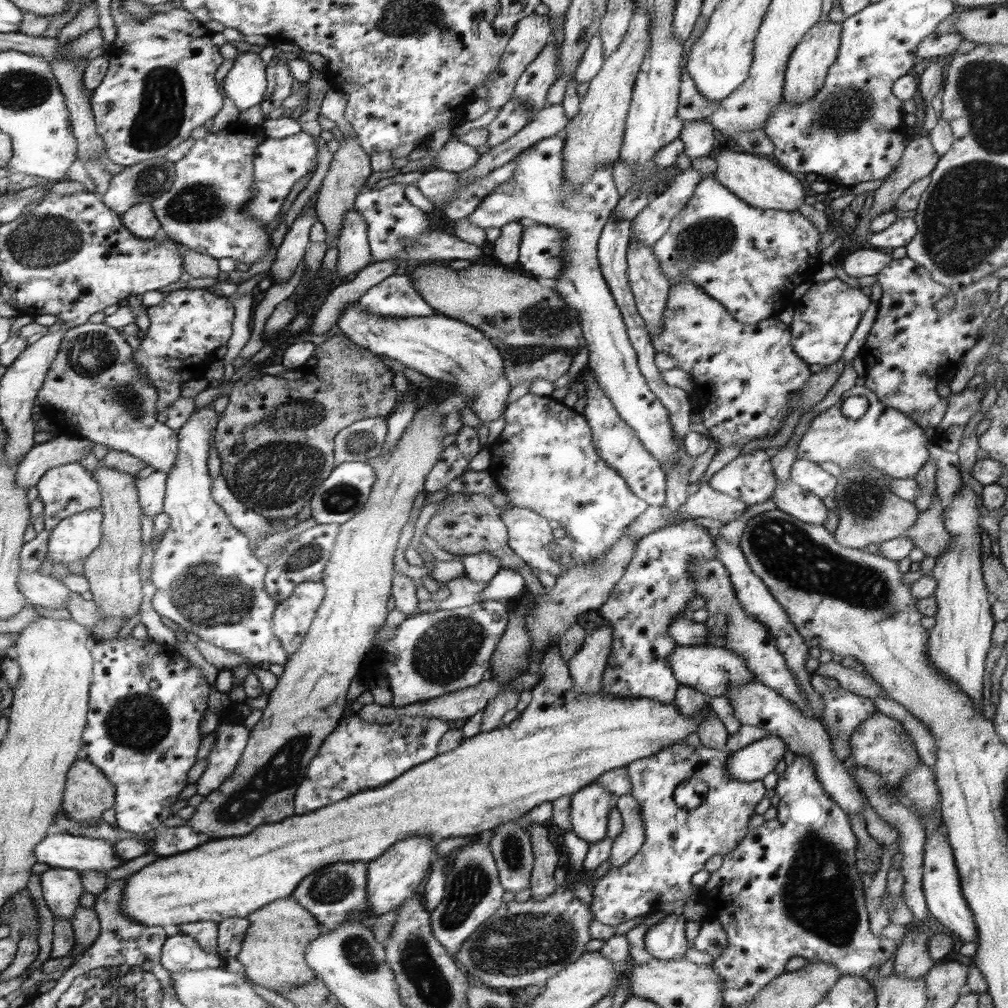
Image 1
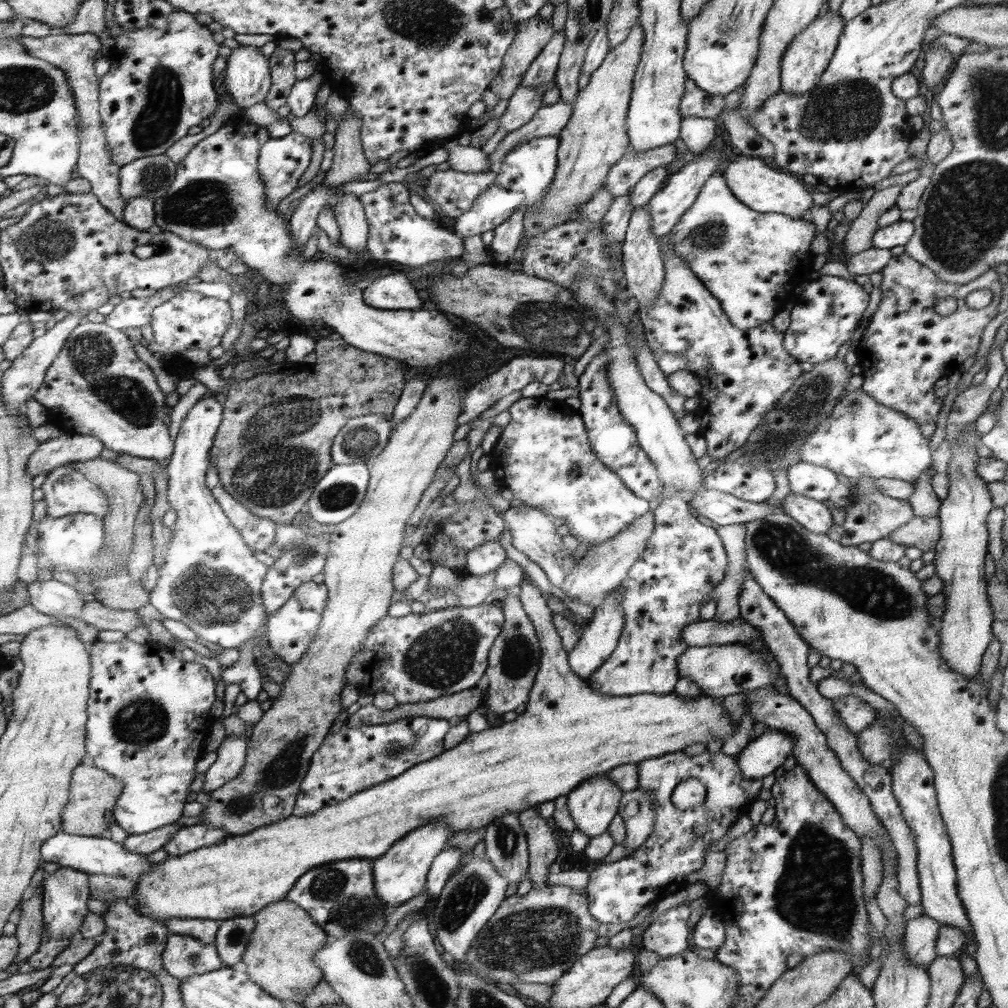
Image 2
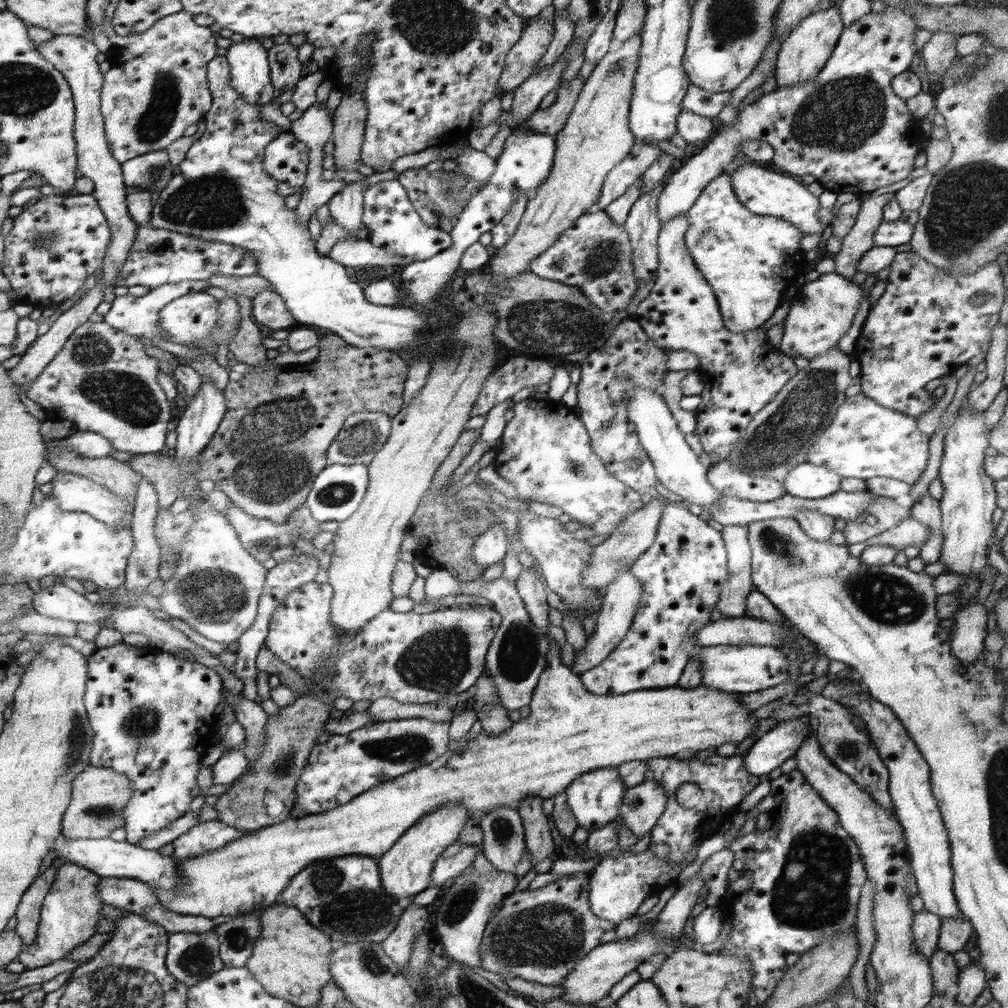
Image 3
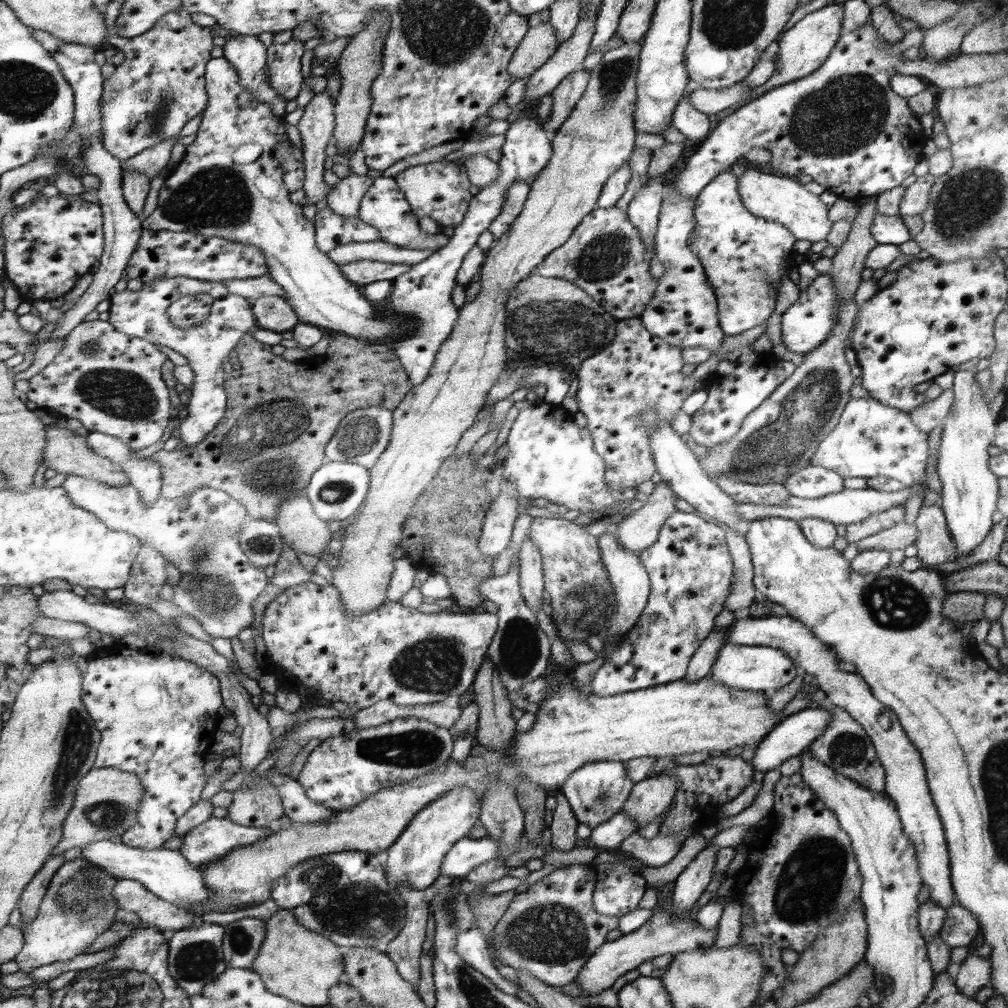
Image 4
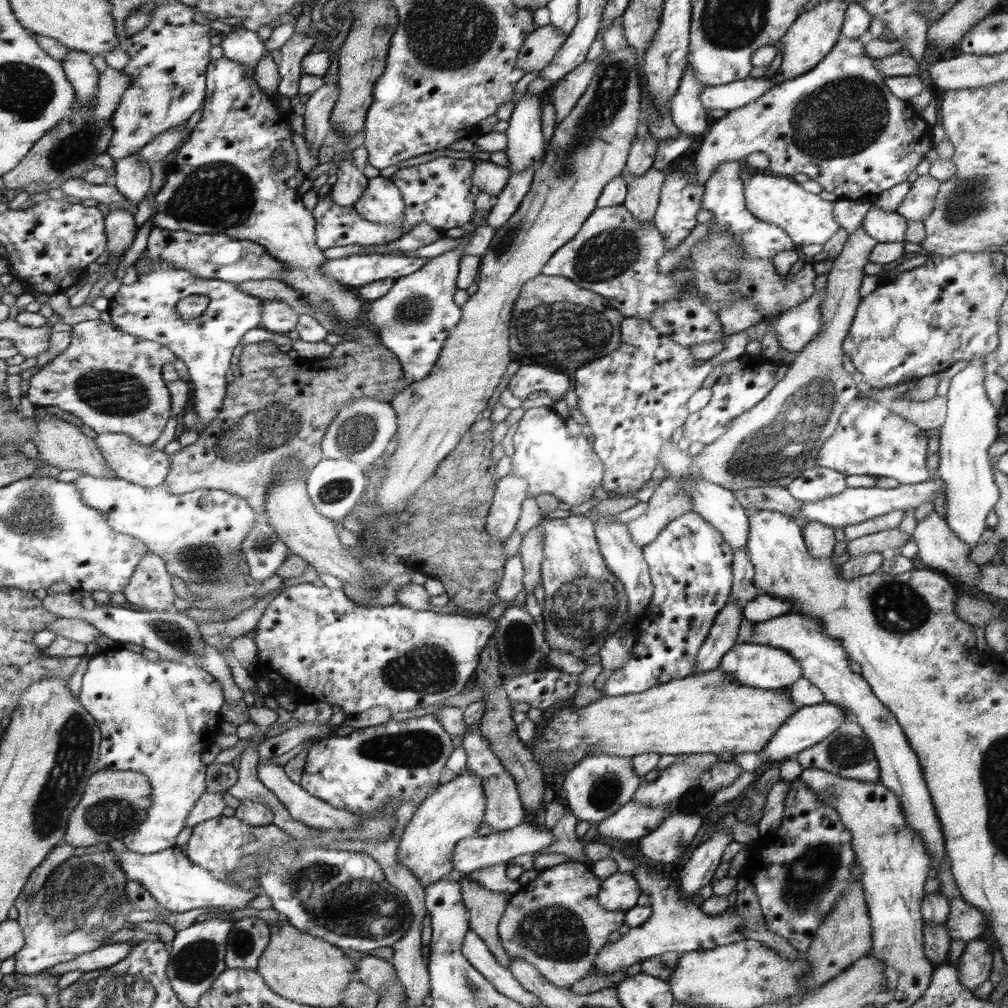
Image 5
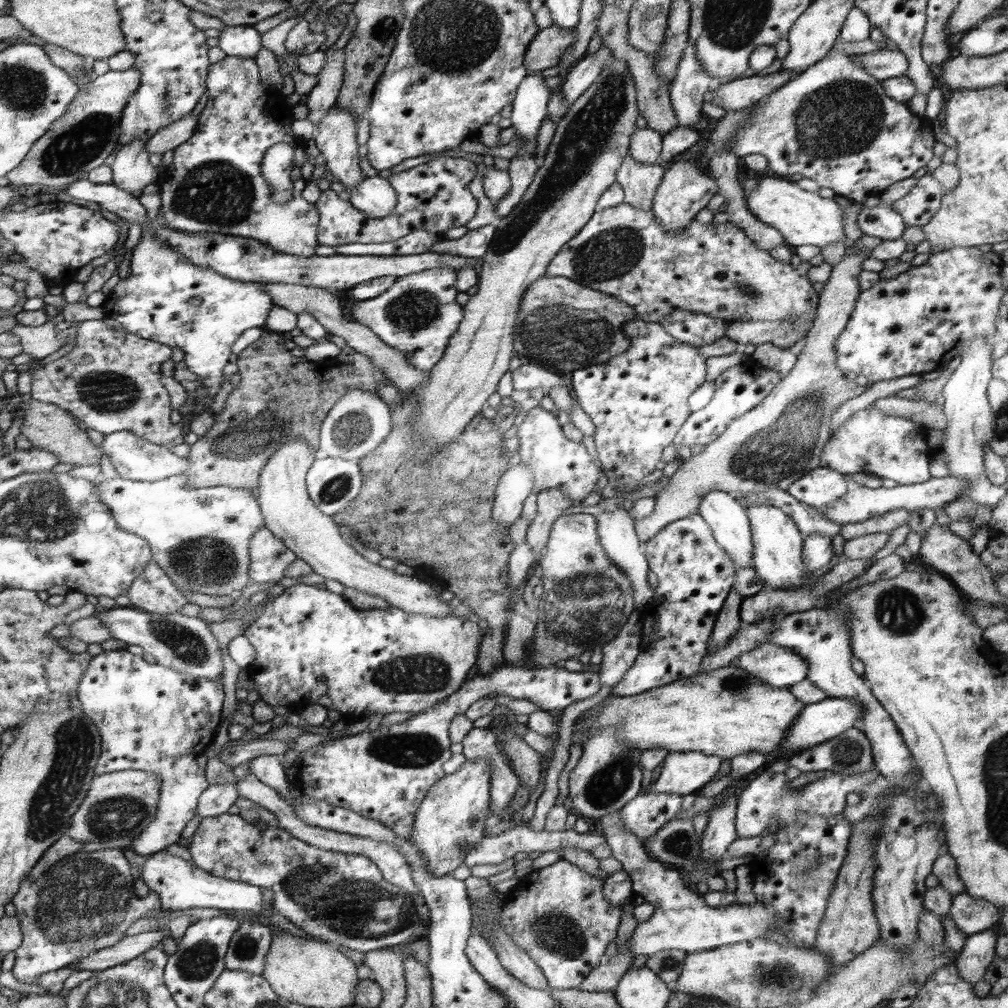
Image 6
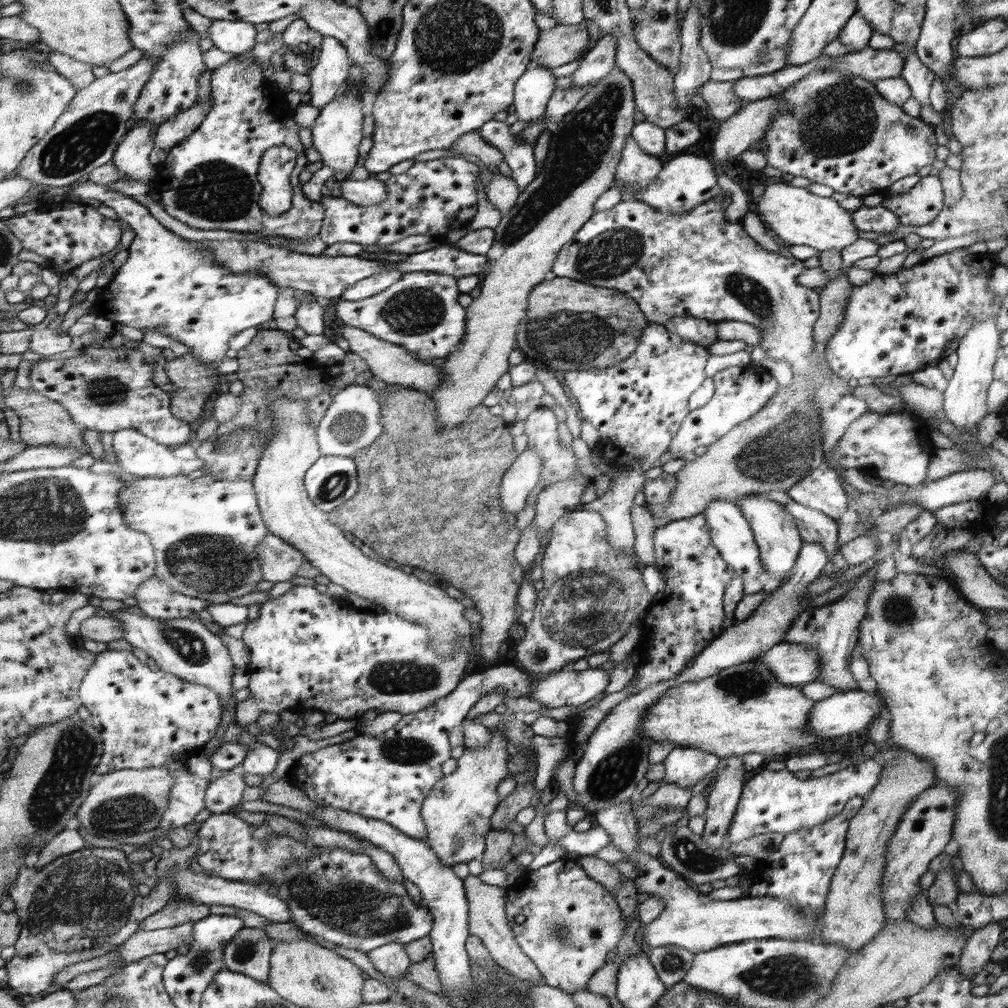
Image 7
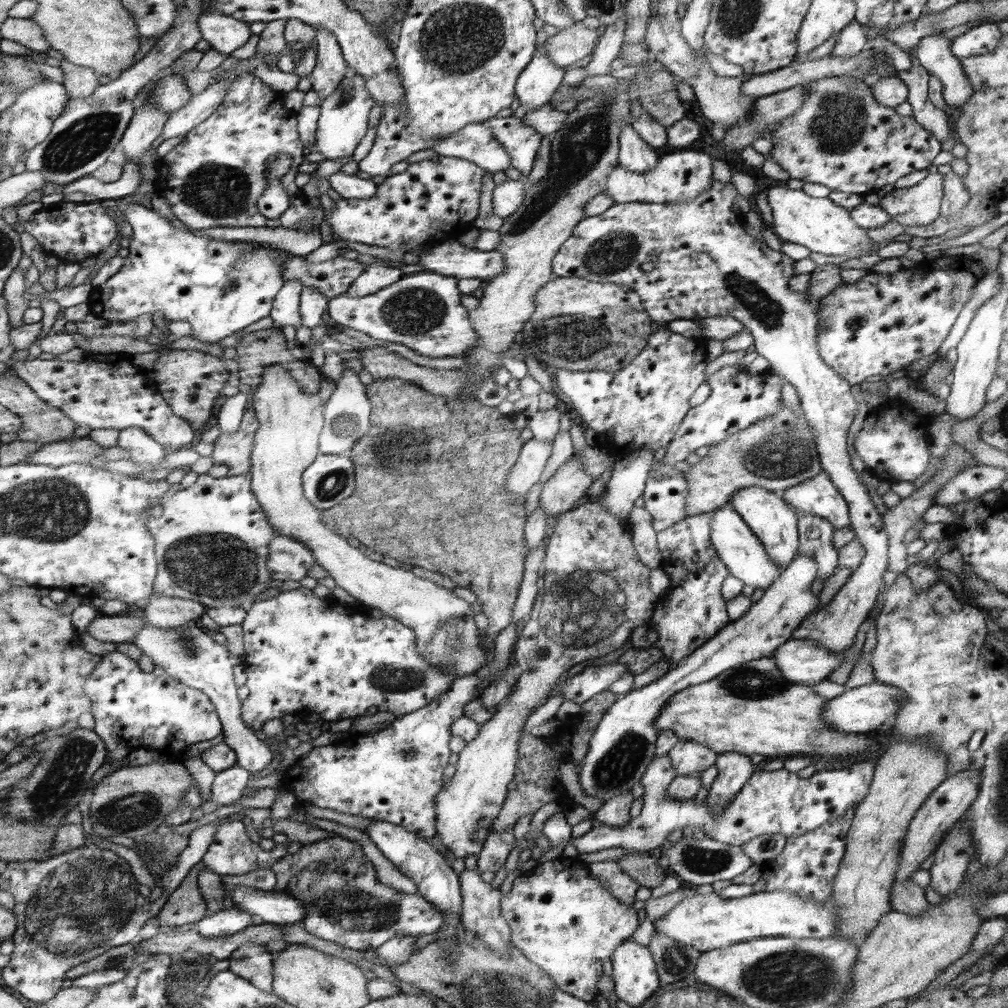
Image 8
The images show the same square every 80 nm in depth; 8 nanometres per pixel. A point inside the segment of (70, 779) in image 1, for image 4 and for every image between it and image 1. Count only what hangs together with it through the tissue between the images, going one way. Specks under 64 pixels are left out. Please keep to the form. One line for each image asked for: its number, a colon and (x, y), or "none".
2: (94, 791)
3: (100, 795)
4: (106, 805)

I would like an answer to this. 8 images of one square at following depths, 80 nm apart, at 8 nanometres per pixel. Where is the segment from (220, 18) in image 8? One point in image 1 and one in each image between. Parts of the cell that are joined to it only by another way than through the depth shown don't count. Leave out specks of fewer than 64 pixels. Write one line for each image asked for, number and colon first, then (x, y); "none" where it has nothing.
1: (246, 83)
2: (248, 78)
3: (251, 75)
4: (247, 53)
5: (243, 45)
6: (244, 41)
7: (230, 36)

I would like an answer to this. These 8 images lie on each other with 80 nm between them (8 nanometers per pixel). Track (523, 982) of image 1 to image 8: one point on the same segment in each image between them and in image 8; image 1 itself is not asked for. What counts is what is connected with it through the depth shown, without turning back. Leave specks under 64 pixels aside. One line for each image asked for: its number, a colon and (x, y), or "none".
2: (533, 938)
3: (539, 935)
4: (552, 929)
5: (555, 922)
6: (558, 914)
7: (566, 923)
8: (561, 917)

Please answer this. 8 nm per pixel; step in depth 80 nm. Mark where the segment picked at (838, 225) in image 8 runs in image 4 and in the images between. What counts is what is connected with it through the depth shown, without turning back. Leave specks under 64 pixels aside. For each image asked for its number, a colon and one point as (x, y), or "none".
4: (783, 200)
5: (806, 218)
6: (803, 218)
7: (796, 217)

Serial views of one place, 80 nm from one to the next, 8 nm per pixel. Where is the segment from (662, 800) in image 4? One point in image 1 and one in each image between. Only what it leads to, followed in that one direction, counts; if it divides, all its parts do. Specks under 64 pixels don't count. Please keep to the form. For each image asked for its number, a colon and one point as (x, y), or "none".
1: (632, 837)
2: (636, 809)
3: (642, 806)

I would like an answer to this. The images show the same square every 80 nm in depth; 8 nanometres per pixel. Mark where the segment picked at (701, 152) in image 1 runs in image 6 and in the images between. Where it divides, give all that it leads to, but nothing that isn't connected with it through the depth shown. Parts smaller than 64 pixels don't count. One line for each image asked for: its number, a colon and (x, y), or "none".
2: (698, 133)
3: (696, 130)
4: (687, 118)
5: (688, 113)
6: (690, 81)

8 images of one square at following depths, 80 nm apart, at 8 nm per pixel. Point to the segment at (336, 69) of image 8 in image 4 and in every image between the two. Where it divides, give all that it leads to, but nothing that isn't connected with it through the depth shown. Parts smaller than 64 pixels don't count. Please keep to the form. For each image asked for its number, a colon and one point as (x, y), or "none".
4: (316, 126)
5: (319, 106)
6: (324, 95)
7: (328, 78)

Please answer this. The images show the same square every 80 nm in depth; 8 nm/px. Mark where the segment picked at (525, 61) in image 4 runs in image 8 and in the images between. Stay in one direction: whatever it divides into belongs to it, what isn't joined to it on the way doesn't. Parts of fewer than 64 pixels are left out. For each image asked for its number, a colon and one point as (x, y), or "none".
5: (541, 45)
6: (545, 50)
7: (564, 43)
8: (572, 43)

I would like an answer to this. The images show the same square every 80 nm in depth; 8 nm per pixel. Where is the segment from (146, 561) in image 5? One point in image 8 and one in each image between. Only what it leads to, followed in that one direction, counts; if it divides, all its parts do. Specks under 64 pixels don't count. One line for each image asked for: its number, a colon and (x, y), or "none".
6: (153, 592)
7: (157, 600)
8: (163, 611)

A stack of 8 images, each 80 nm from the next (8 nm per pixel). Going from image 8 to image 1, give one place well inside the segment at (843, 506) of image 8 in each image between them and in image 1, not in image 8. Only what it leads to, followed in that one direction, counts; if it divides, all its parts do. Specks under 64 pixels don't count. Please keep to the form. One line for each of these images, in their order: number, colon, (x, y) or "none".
1: (810, 476)
2: (813, 481)
3: (806, 481)
4: (810, 482)
5: (817, 483)
6: (821, 487)
7: (822, 490)

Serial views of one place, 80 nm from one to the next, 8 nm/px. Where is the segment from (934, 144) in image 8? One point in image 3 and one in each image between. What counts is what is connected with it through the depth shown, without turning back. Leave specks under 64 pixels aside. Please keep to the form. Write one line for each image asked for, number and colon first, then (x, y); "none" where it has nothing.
3: (848, 128)
4: (843, 125)
5: (839, 124)
6: (834, 123)
7: (835, 129)

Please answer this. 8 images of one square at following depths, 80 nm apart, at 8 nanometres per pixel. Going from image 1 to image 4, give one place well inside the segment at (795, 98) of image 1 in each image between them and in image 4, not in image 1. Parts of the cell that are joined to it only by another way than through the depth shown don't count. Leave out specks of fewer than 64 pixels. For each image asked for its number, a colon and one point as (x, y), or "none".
2: (805, 59)
3: (803, 53)
4: (804, 47)

